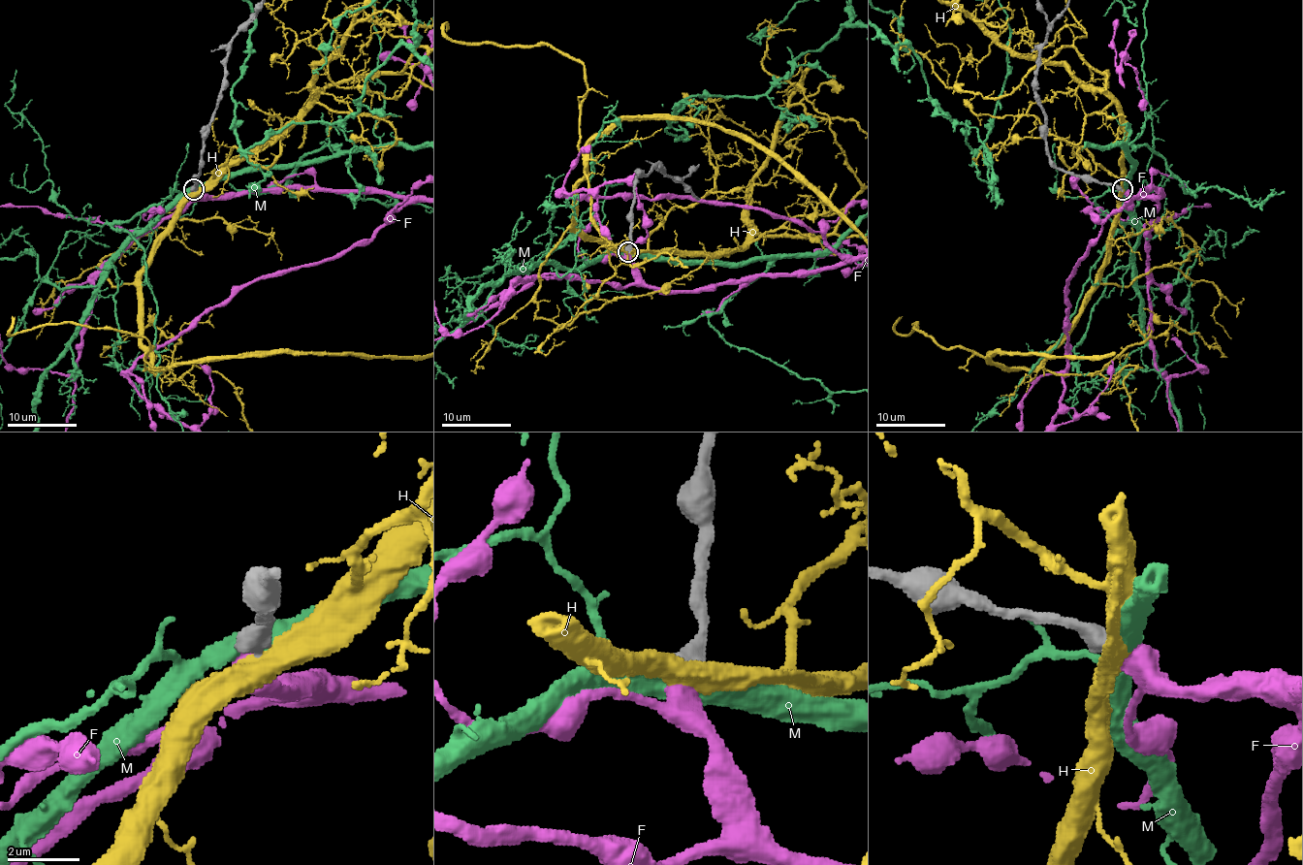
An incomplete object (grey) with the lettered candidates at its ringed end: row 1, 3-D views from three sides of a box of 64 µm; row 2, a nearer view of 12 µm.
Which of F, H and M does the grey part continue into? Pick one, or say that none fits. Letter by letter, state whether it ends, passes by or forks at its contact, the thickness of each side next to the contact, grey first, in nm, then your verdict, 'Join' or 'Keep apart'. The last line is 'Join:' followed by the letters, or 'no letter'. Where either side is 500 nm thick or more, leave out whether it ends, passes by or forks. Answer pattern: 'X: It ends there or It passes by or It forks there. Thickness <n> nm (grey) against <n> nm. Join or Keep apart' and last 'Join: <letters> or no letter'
F: Thickness 550 nm (grey) against 750 nm. Join
H: Thickness 550 nm (grey) against 550 nm. Keep apart
M: Thickness 600 nm (grey) against 480 nm. Keep apart
Join: F

